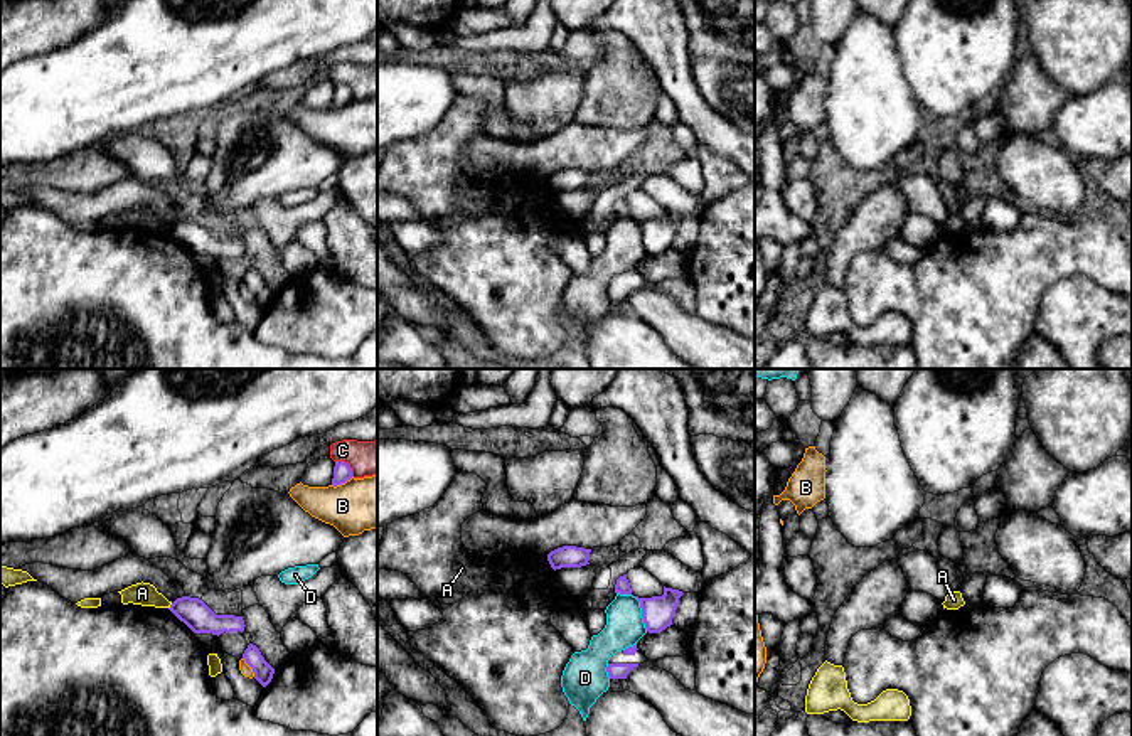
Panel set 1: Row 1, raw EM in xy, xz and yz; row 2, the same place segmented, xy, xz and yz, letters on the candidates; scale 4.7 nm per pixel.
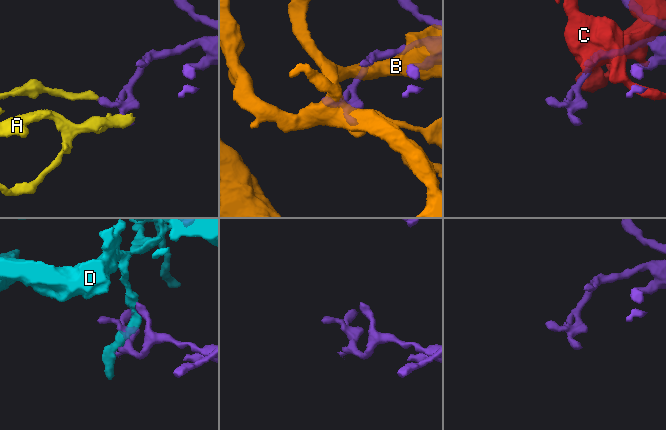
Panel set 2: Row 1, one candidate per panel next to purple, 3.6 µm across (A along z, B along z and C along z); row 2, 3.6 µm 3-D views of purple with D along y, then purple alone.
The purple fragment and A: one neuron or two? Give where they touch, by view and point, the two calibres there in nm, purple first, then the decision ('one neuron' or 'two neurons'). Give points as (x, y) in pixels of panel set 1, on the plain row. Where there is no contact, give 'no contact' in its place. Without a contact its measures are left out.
contact xy (170, 229); calibres 140 and 110 nm; two neurons

